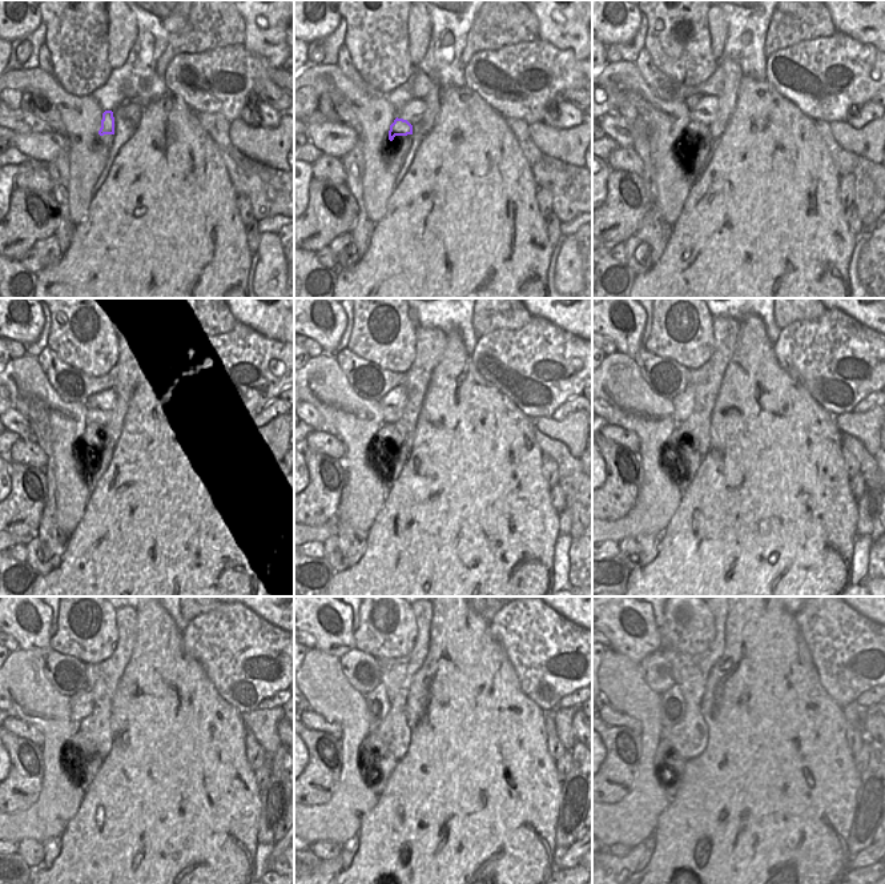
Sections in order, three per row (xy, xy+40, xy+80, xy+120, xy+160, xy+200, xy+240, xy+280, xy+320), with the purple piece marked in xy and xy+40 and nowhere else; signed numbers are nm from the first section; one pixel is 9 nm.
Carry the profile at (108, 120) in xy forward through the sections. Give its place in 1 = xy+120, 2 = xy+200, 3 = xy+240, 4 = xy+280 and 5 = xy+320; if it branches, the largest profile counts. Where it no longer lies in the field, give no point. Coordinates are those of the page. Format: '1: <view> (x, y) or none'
1: xy+120 (93, 432)
2: xy+200 (675, 442)
3: xy+240 (76, 740)
4: xy+280 (373, 740)
5: xy+320 (664, 746)

